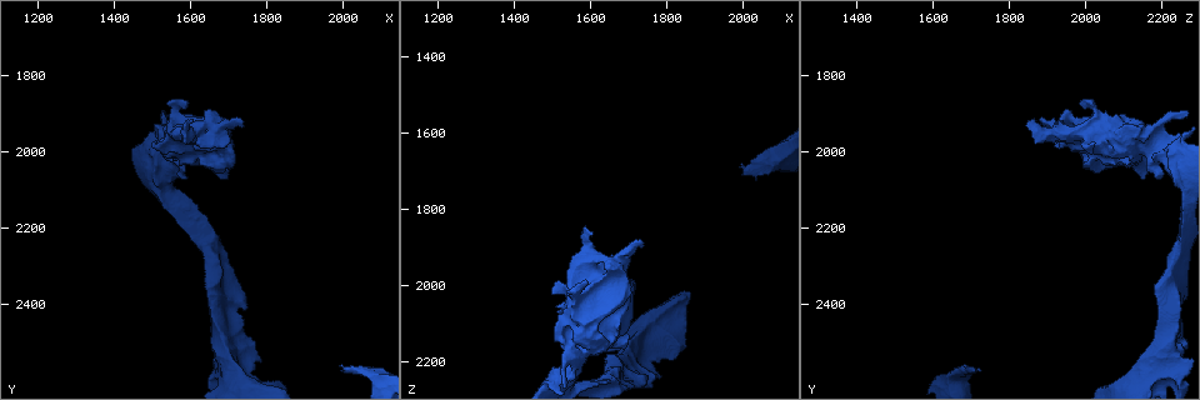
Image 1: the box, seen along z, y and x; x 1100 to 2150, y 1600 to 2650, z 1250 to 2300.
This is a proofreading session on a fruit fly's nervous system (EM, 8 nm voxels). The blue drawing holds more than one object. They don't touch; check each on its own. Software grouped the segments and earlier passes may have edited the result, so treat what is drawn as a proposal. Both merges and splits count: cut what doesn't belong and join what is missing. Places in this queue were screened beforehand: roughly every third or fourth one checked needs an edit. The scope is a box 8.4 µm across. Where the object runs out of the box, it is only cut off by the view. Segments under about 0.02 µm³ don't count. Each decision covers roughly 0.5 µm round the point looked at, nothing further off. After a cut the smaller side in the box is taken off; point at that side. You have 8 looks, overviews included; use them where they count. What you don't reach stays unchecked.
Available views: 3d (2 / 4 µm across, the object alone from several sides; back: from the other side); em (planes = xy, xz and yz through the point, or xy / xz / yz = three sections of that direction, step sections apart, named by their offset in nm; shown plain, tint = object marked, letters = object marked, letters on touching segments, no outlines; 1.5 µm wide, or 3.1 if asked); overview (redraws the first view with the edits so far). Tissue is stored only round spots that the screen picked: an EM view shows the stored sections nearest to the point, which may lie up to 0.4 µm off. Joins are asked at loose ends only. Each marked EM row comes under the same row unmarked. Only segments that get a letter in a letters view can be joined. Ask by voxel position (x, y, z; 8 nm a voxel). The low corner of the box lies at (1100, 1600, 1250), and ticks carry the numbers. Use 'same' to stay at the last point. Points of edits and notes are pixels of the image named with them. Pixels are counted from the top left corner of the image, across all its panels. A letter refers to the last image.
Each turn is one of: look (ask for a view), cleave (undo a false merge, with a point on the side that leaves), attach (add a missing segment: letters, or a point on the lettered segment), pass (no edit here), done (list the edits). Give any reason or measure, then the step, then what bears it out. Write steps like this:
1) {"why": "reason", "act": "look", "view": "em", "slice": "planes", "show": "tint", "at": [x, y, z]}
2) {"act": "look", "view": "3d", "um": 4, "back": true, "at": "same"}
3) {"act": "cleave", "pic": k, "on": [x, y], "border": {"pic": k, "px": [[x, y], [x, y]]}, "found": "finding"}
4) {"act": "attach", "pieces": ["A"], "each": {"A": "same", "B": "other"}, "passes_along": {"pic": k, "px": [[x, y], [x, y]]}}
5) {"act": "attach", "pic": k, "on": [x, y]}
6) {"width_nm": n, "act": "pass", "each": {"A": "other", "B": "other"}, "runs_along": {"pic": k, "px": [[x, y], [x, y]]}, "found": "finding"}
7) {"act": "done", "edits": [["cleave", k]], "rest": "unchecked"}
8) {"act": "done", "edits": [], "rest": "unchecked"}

{"why": "free end", "act": "look", "view": "em", "slice": "planes", "show": "letters", "at": [2000, 2575, 1715]}

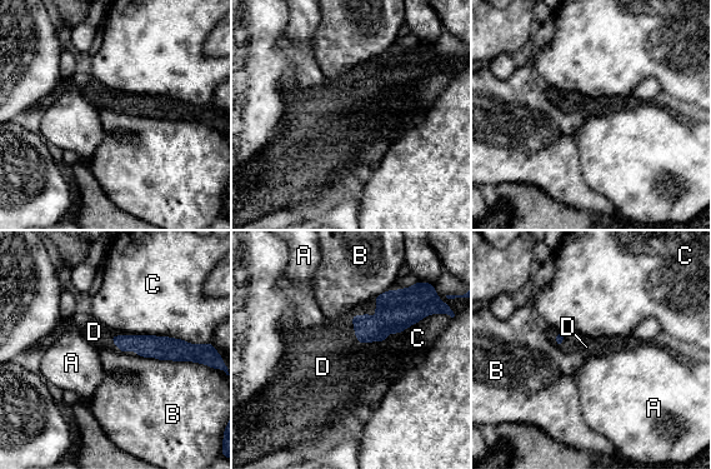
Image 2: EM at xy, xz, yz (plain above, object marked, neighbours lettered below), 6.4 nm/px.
{"act": "attach", "pieces": ["D"], "each": {"A": "other", "B": "other", "C": "other", "D": "same"}, "passes_along": {"pic": 2, "px": [[390, 317], [354, 330], [329, 360]]}, "found": "it goes on there"}

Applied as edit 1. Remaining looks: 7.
{"why": "redraw", "act": "look", "view": "overview"}

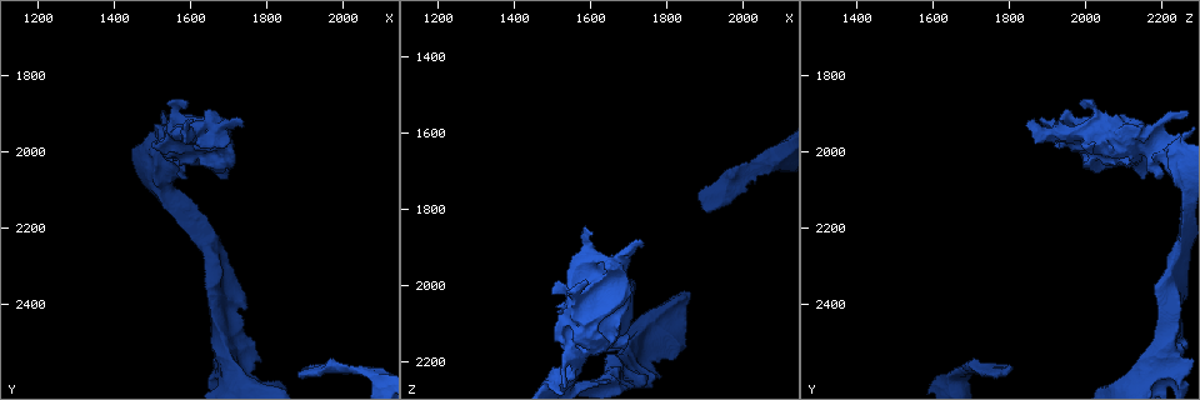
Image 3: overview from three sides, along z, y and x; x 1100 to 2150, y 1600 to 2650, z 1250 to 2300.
{"why": "a fork", "act": "look", "view": "em", "slice": "planes", "show": "letters", "at": [1665, 2395, 2220]}

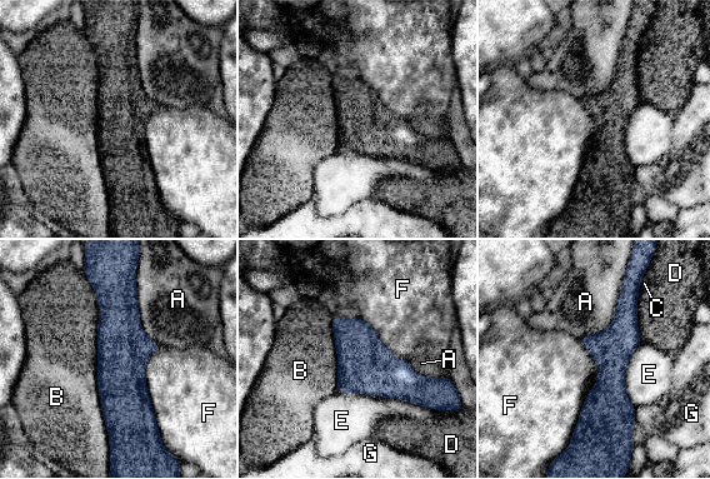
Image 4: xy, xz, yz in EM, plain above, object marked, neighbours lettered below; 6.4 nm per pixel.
{"act": "pass", "each": {"A": "other", "B": "other", "C": "other", "D": "other", "E": "other", "F": "other", "G": "other"}, "border": {"pic": 4, "px": [[96, 342], [96, 387], [110, 445]]}, "found": "continuous, no second neuron"}

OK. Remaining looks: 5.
{"why": "an open end", "act": "look", "view": "em", "slice": "xy", "step": 4, "show": "letters", "at": [1745, 1930, 1895]}

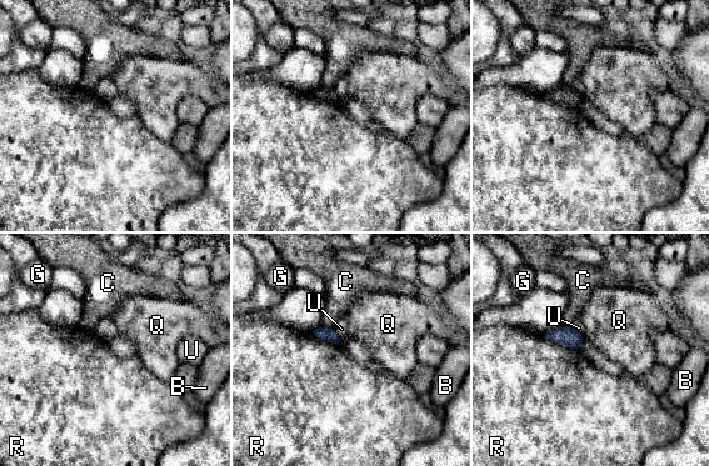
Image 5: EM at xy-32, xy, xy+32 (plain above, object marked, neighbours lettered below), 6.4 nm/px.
{"act": "look", "view": "em", "slice": "planes", "show": "letters", "at": "same"}

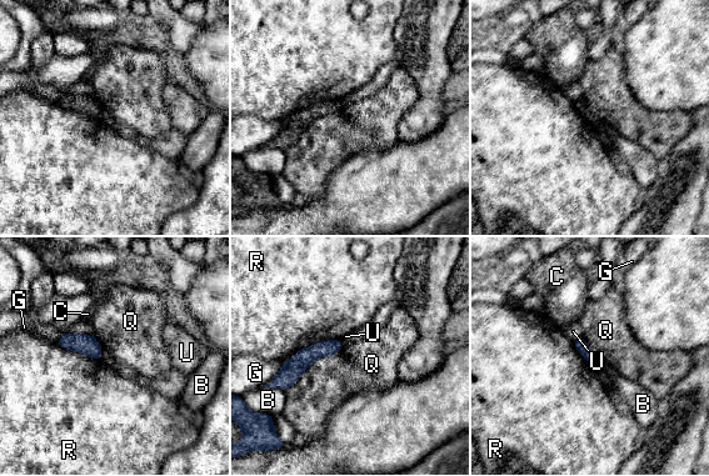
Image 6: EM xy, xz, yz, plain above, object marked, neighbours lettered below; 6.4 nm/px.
{"longest_contact_nm": ["Q", 440], "act": "pass", "each": {"B": "other", "C": "other", "G": "other", "Q": "other", "R": "other", "U": "other"}, "found": "none of them fits"}

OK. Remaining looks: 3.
{"act": "done", "edits": [["attach", 2]], "rest": "unchecked"}

